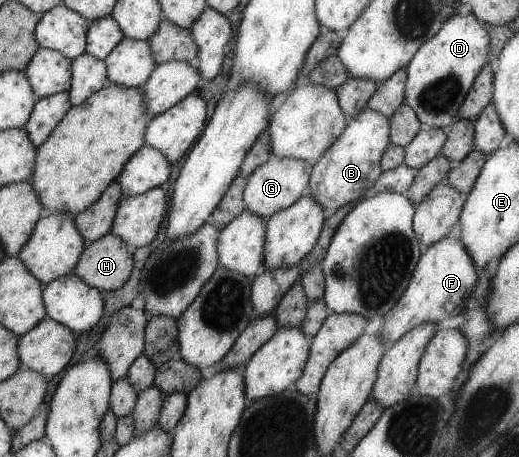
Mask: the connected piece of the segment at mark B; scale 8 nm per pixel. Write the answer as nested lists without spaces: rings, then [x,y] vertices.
[[[351,77],[336,90],[340,105],[350,119],[349,126],[320,161],[313,164],[310,187],[312,197],[325,209],[328,218],[348,204],[364,199],[364,193],[374,188],[384,173],[383,155],[392,144],[391,120],[368,107],[378,89],[379,84],[374,80]]]

